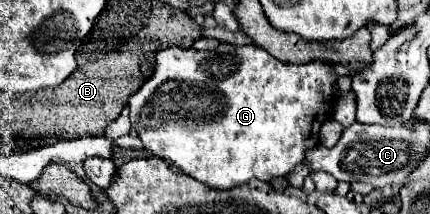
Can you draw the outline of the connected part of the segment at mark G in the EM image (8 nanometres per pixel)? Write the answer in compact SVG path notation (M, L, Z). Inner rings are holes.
M221 43L217 49L213 51L195 51L195 49L181 49L181 47L165 47L165 49L157 49L155 53L155 69L153 75L139 87L139 91L135 91L129 97L129 117L131 117L131 125L137 131L139 139L143 141L145 149L151 151L153 155L171 161L177 169L181 169L183 173L195 177L197 181L215 187L215 189L231 189L235 185L243 185L249 179L257 177L261 181L271 181L275 177L283 177L287 175L297 163L303 161L303 155L307 149L313 149L319 143L319 129L323 125L323 121L331 115L331 107L335 101L333 95L333 83L335 83L335 75L331 71L329 63L307 63L307 65L291 65L291 63L283 63L277 61L275 57L271 57L267 51L263 51L257 45L231 45L231 43ZM211 91L211 99L205 99L205 95ZM175 109L187 109L187 121L179 121L179 115Z

